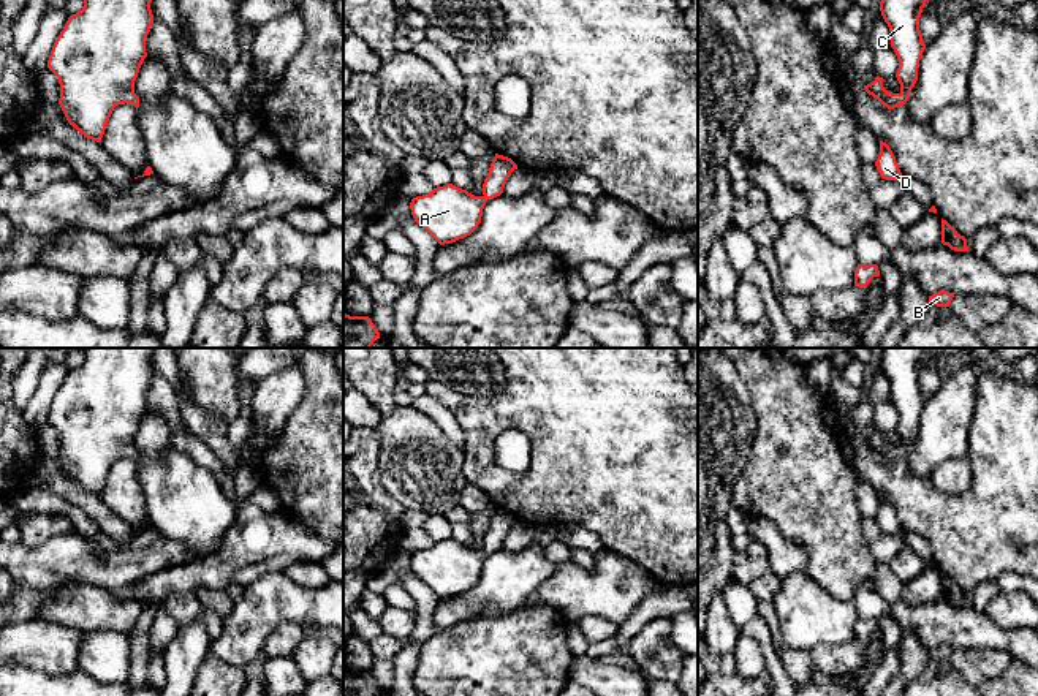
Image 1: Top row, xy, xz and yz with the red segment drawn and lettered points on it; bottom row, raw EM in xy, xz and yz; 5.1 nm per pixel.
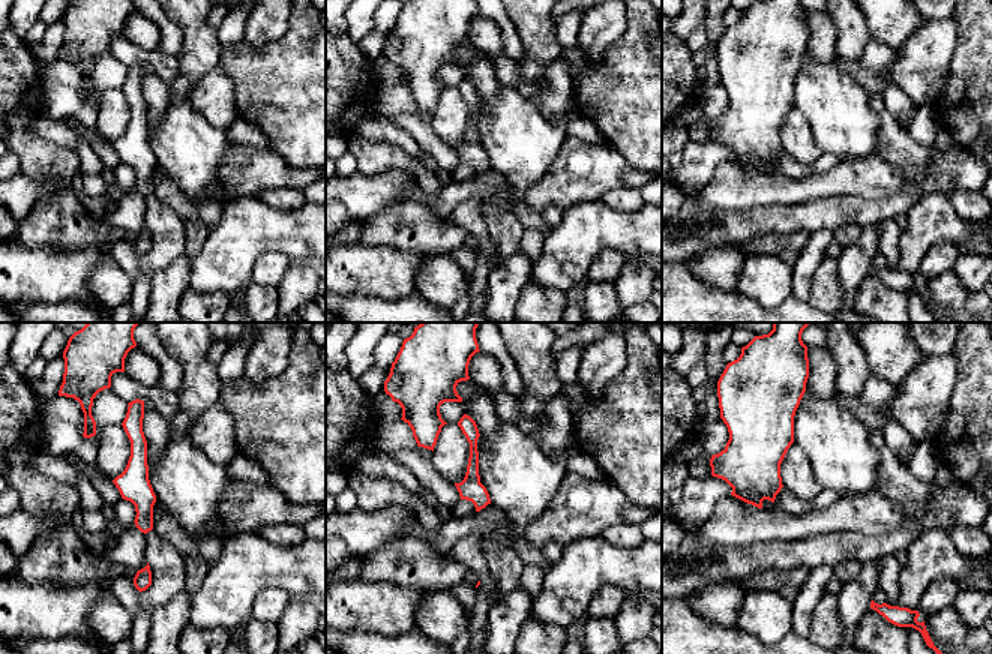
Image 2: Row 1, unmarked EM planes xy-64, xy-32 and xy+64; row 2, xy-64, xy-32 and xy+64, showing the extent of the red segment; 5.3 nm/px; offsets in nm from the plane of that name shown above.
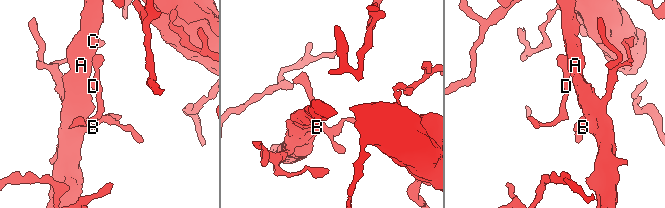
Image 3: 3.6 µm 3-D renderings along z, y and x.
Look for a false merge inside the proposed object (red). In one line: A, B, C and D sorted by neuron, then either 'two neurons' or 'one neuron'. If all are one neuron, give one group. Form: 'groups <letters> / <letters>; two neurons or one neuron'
groups A B C D; one neuron

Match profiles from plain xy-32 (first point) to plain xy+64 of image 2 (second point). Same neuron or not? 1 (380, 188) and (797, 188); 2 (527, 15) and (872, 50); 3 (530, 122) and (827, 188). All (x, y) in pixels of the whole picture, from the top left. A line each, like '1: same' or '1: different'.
1: same
2: different
3: different

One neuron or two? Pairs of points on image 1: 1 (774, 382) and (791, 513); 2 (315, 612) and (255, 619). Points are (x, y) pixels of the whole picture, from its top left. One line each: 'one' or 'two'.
1: one
2: one

